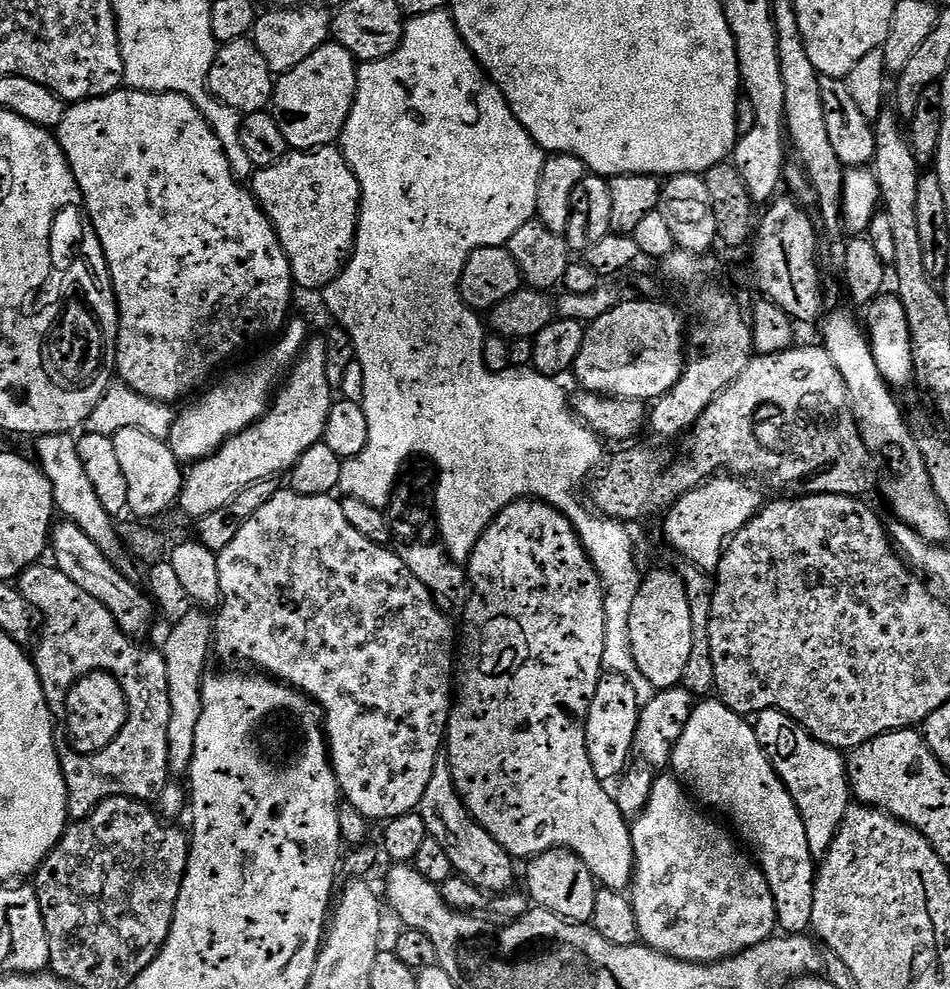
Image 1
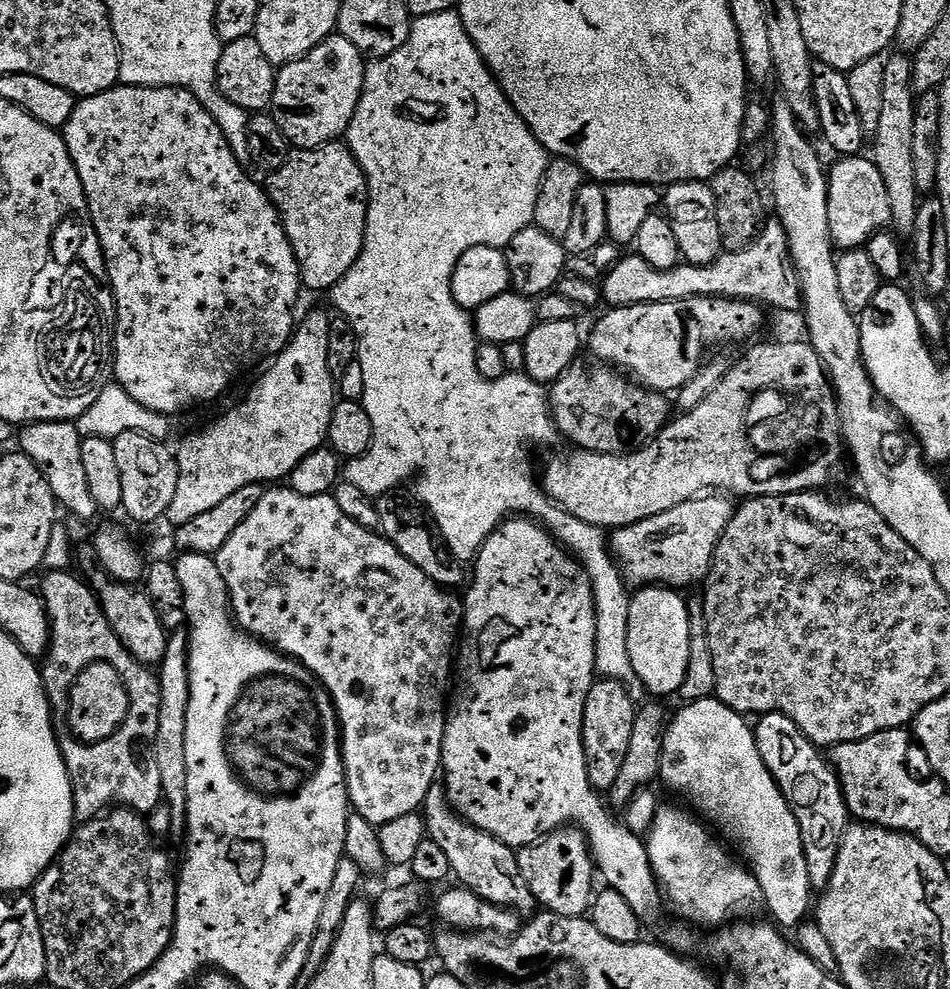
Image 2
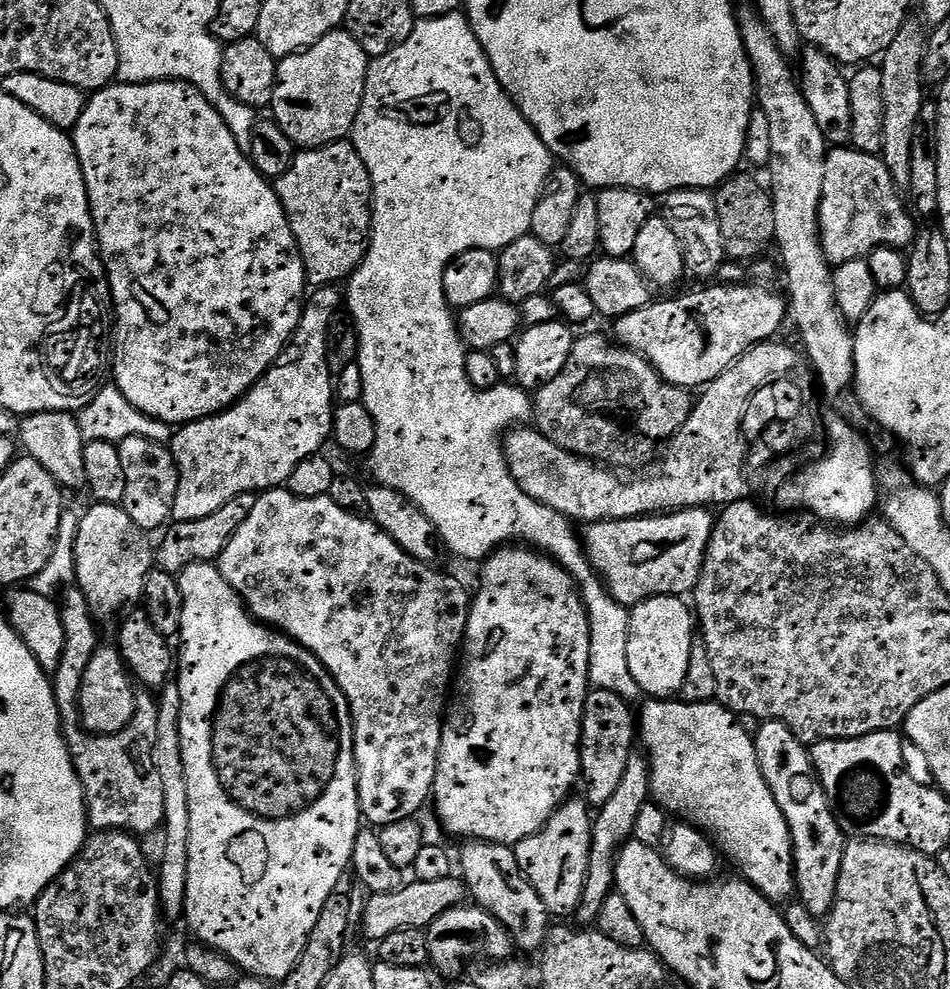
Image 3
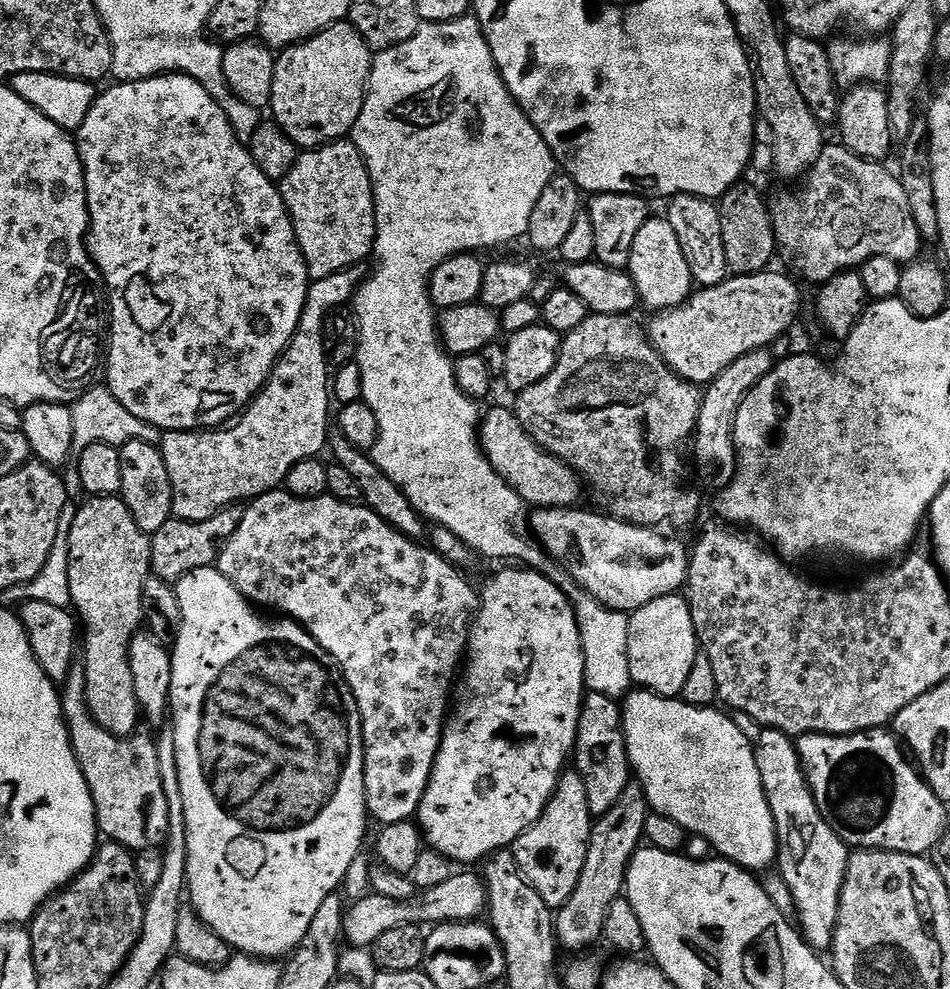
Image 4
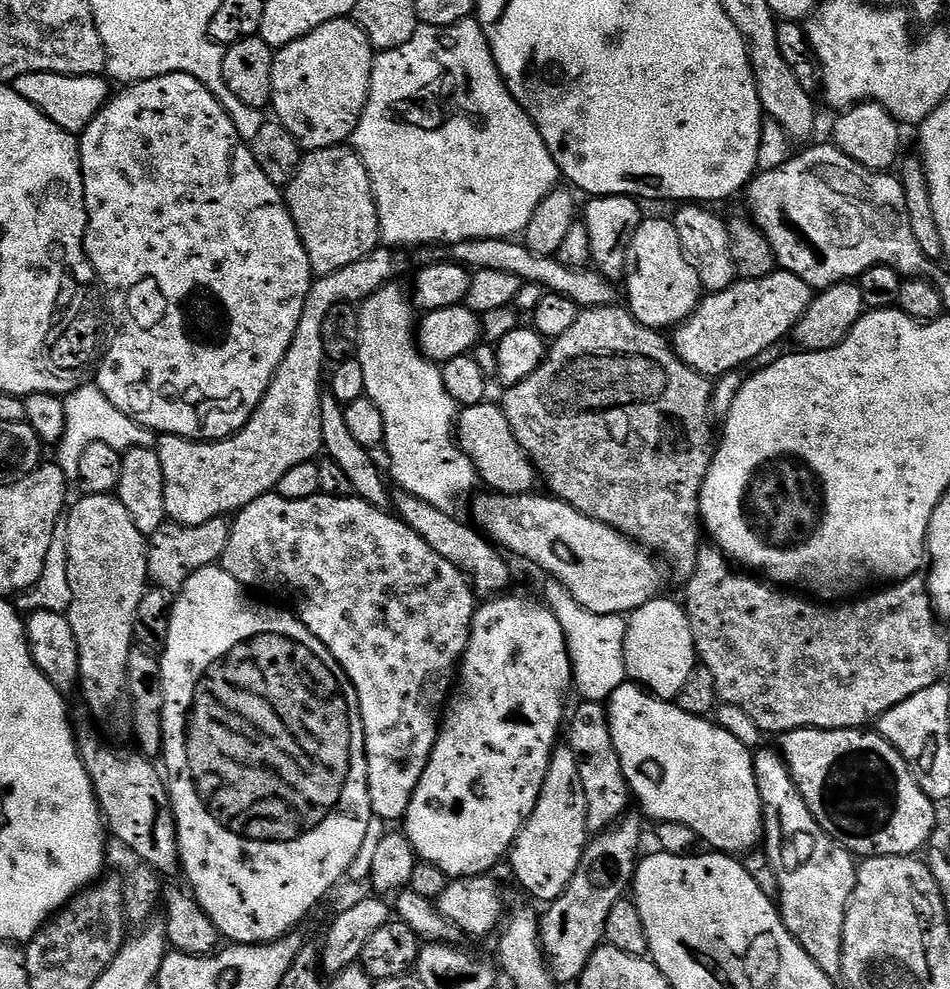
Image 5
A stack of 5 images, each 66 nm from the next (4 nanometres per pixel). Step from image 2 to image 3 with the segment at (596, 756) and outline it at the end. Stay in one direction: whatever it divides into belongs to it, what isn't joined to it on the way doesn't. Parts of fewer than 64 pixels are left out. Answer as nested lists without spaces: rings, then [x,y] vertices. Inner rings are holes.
[[[600,688],[589,691],[584,703],[580,731],[580,780],[582,788],[584,784],[583,799],[593,809],[599,810],[606,802],[610,802],[634,755],[632,743],[635,745],[638,740],[638,720],[632,708],[633,705],[618,694],[610,694],[608,690]]]

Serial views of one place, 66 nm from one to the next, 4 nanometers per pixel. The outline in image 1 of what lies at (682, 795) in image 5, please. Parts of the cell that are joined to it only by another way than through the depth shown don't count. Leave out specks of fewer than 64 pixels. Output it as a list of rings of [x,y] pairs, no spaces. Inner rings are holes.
[[[705,699],[693,707],[690,722],[674,746],[670,768],[701,805],[732,816],[731,827],[740,831],[739,839],[749,840],[760,851],[758,863],[774,894],[779,931],[790,936],[807,933],[812,926],[812,886],[818,868],[806,842],[806,826],[762,750],[755,727],[719,699]]]

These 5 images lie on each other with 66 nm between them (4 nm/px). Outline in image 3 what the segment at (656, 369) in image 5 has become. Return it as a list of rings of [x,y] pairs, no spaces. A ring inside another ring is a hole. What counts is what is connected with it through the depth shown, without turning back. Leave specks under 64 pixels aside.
[[[584,336],[573,343],[562,374],[535,393],[534,424],[563,452],[625,470],[684,425],[694,400],[688,397],[689,389],[667,384],[643,356],[623,346],[612,348],[613,341],[609,340]]]

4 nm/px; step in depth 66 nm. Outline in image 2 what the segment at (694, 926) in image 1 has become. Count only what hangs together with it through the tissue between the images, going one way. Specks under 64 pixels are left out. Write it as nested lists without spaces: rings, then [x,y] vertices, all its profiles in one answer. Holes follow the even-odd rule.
[[[661,807],[646,837],[648,857],[656,879],[666,893],[667,903],[669,900],[673,910],[682,919],[689,920],[684,921],[689,925],[727,925],[739,918],[751,917],[748,915],[764,904],[764,891],[762,886],[758,886],[755,874],[735,855],[732,857],[715,840],[717,837],[691,811],[688,812],[680,808]]]

